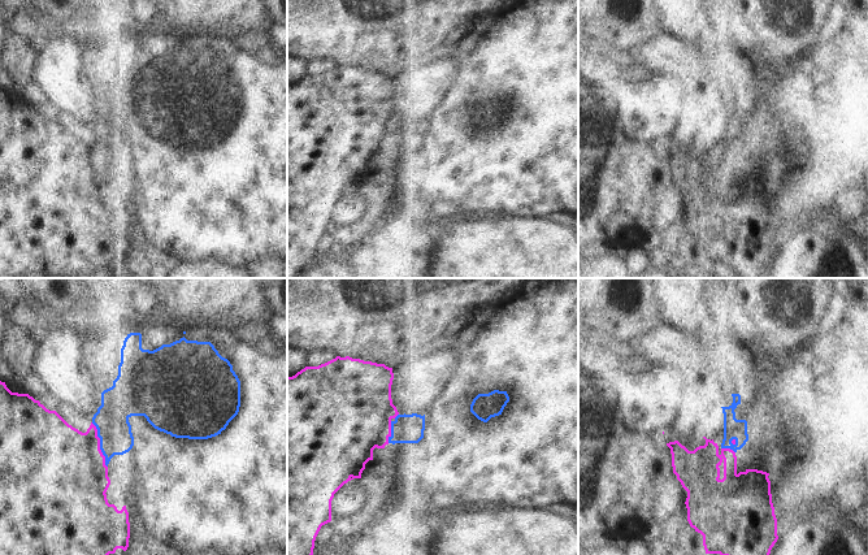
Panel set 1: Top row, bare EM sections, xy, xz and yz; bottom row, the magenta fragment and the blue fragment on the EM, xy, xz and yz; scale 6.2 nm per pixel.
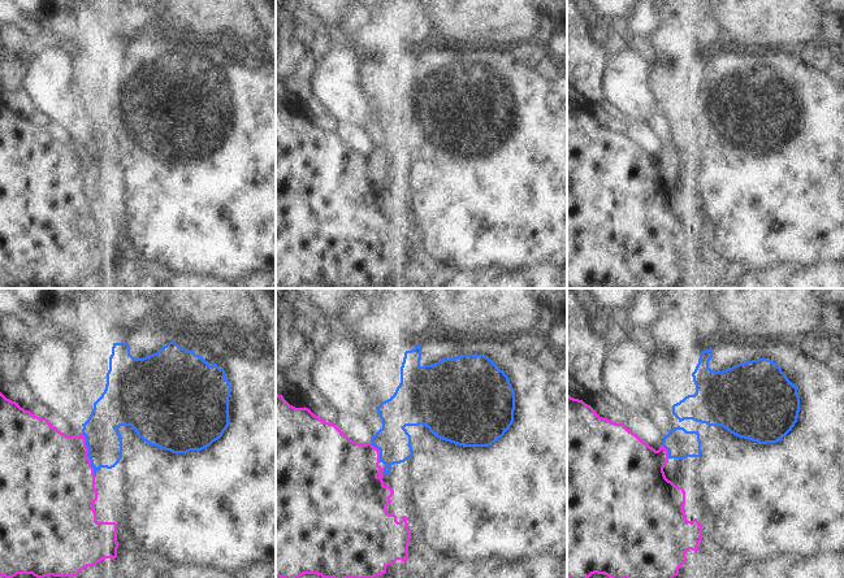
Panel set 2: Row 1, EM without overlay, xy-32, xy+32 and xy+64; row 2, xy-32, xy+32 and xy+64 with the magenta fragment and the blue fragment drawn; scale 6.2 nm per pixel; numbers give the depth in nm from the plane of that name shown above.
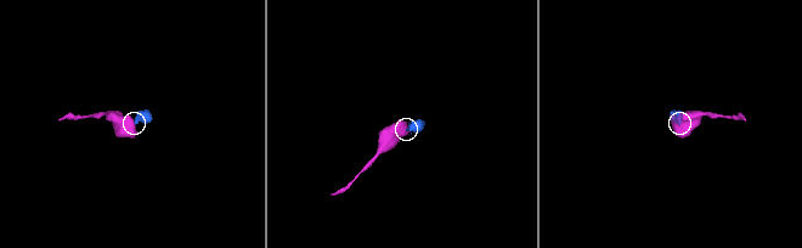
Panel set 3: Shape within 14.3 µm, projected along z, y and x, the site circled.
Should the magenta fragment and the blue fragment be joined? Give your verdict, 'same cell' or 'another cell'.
another cell

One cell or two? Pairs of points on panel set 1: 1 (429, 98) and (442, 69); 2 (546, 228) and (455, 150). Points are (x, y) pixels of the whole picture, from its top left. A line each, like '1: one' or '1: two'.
1: one
2: two

